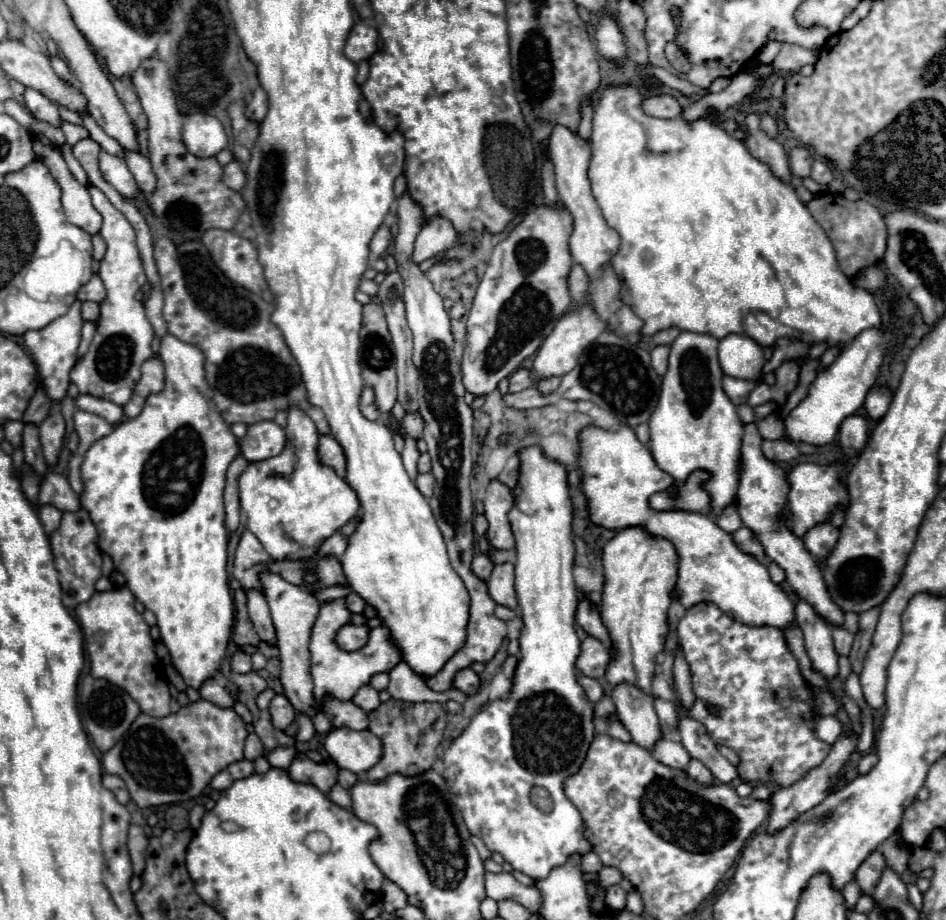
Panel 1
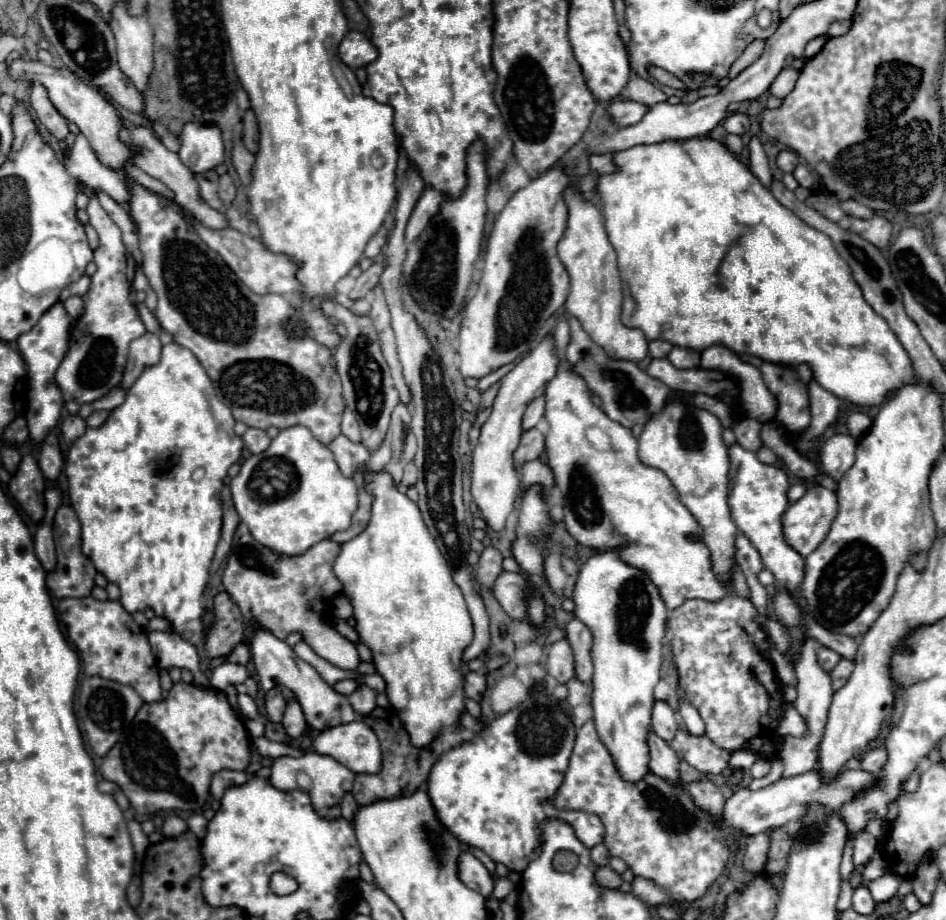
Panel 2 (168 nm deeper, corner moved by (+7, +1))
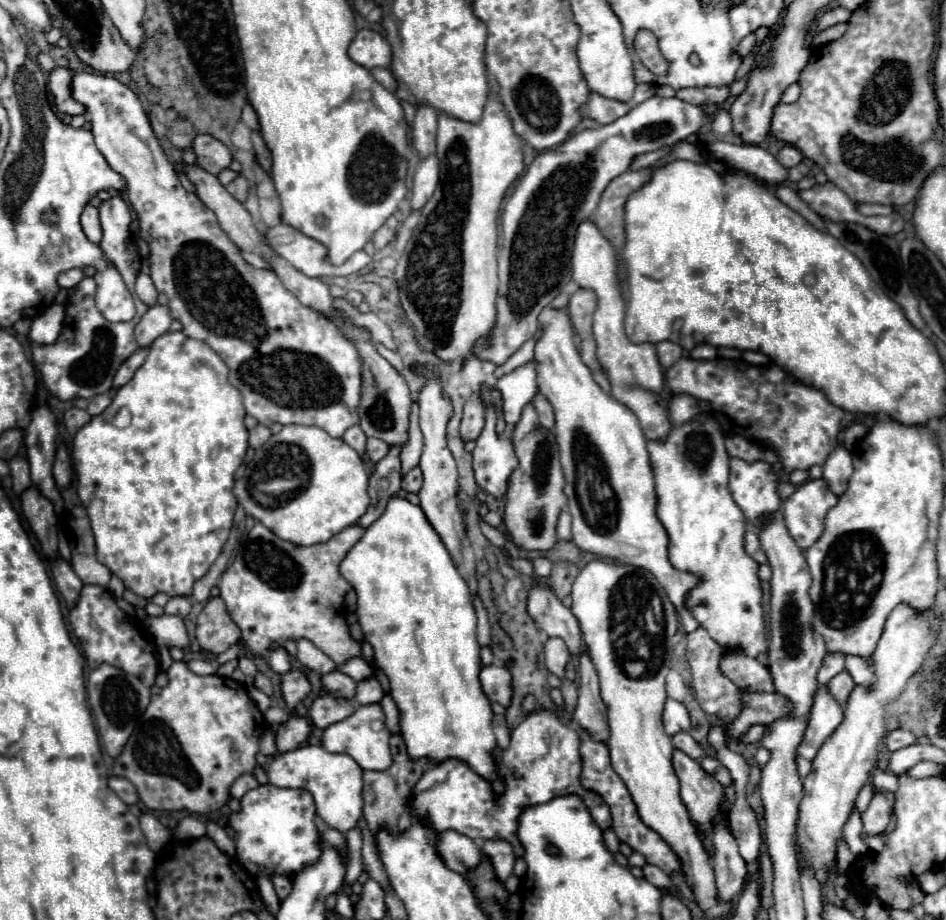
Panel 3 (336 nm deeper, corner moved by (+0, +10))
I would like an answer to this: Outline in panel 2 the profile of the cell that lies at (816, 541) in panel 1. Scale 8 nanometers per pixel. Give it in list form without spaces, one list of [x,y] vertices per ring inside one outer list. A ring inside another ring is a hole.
[[[811,485],[805,491],[805,495],[797,503],[789,505],[787,511],[785,511],[785,515],[781,517],[785,541],[801,557],[807,557],[825,539],[825,535],[829,533],[829,527],[831,527],[831,523],[833,523],[835,517],[837,517],[837,495],[835,495],[835,491],[831,491],[831,489],[823,487],[823,485]]]

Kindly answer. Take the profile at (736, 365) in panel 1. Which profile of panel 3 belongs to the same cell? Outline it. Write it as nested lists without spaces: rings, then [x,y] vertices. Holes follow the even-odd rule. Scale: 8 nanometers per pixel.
[[[698,344],[698,346],[690,352],[690,356],[692,356],[692,358],[698,358],[698,360],[712,360],[712,358],[718,356],[718,352],[716,352],[716,348],[710,346],[710,344]]]

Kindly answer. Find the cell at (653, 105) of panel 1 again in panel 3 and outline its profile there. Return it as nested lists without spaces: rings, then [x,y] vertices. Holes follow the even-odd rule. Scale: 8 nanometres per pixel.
[[[592,92],[590,100],[588,100],[588,106],[584,106],[584,116],[594,118],[598,124],[610,124],[616,118],[628,114],[630,108],[632,108],[630,102],[610,100],[610,98],[604,98],[604,96]]]

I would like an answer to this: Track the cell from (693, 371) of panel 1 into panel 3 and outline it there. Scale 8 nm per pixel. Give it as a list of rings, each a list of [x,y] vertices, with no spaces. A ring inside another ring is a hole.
[[[706,418],[704,422],[700,420],[690,420],[682,426],[674,426],[670,430],[670,434],[664,438],[664,440],[650,440],[648,442],[648,452],[650,452],[650,462],[652,462],[652,470],[654,470],[654,476],[656,476],[656,494],[658,494],[658,518],[660,522],[664,524],[668,536],[670,536],[670,550],[668,550],[668,556],[670,556],[670,562],[678,568],[678,570],[686,570],[686,572],[692,572],[696,576],[700,576],[704,582],[700,582],[700,586],[696,586],[696,590],[690,590],[688,596],[686,596],[686,608],[690,610],[690,614],[698,620],[700,626],[704,626],[708,630],[708,634],[720,642],[722,646],[728,646],[728,648],[734,648],[736,652],[742,652],[746,656],[752,656],[752,658],[758,658],[760,654],[766,654],[768,652],[768,640],[766,640],[766,622],[764,622],[764,610],[762,610],[762,588],[760,588],[760,580],[758,580],[758,562],[754,558],[750,558],[744,550],[744,532],[746,532],[746,518],[742,514],[742,510],[732,502],[732,496],[730,496],[730,490],[728,490],[728,462],[730,462],[730,456],[724,448],[724,434],[718,426],[718,422],[714,418]]]

